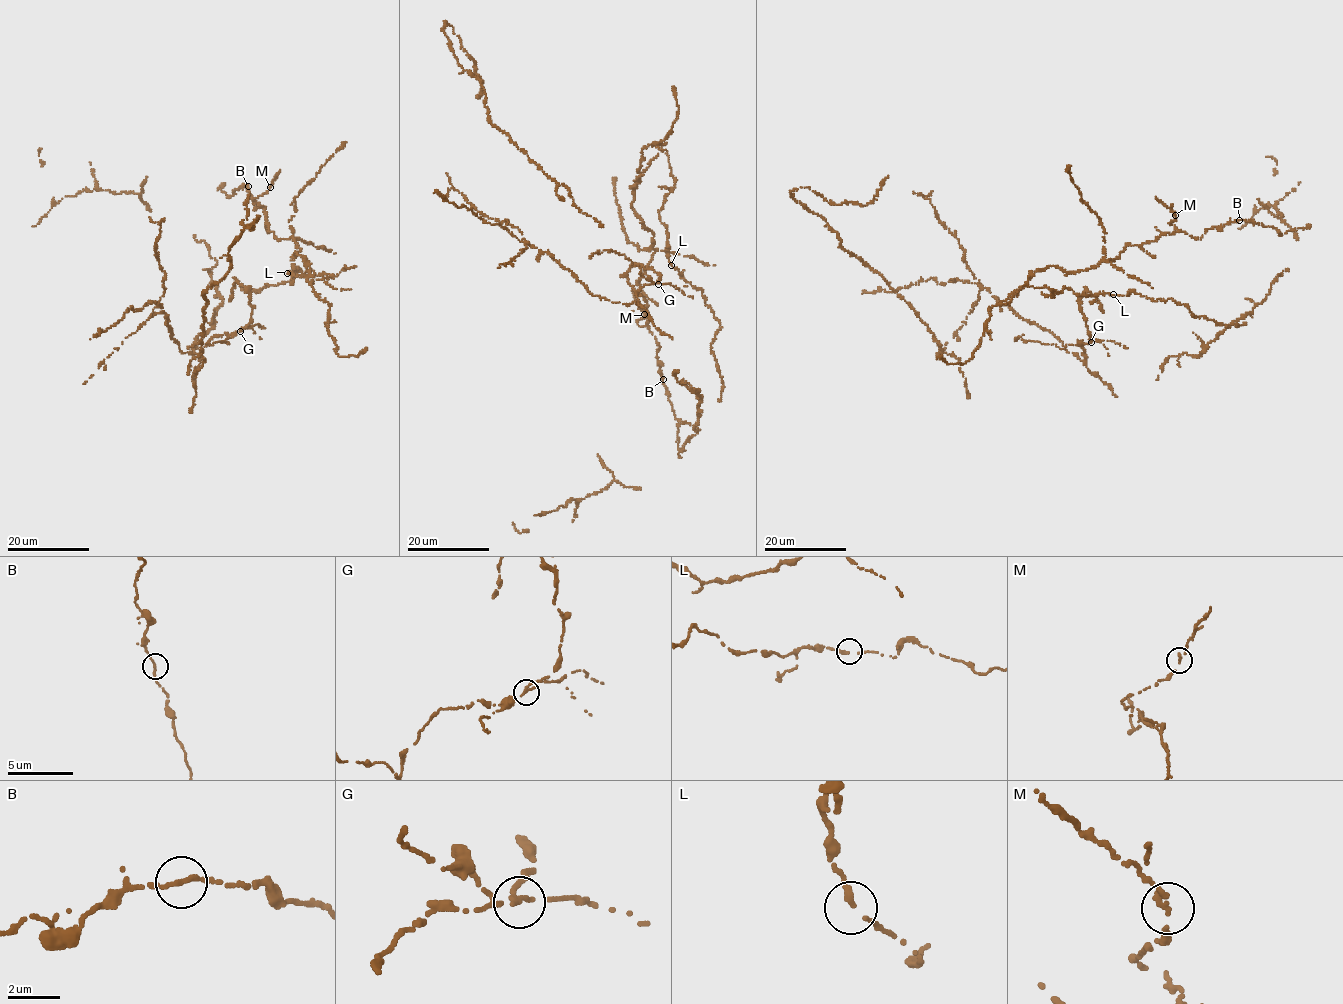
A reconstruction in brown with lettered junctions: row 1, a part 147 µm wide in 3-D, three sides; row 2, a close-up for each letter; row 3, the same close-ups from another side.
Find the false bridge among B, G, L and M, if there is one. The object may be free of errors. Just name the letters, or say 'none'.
G

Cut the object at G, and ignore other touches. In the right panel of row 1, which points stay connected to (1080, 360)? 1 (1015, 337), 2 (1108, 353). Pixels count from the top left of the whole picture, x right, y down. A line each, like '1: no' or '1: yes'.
1: no
2: no

